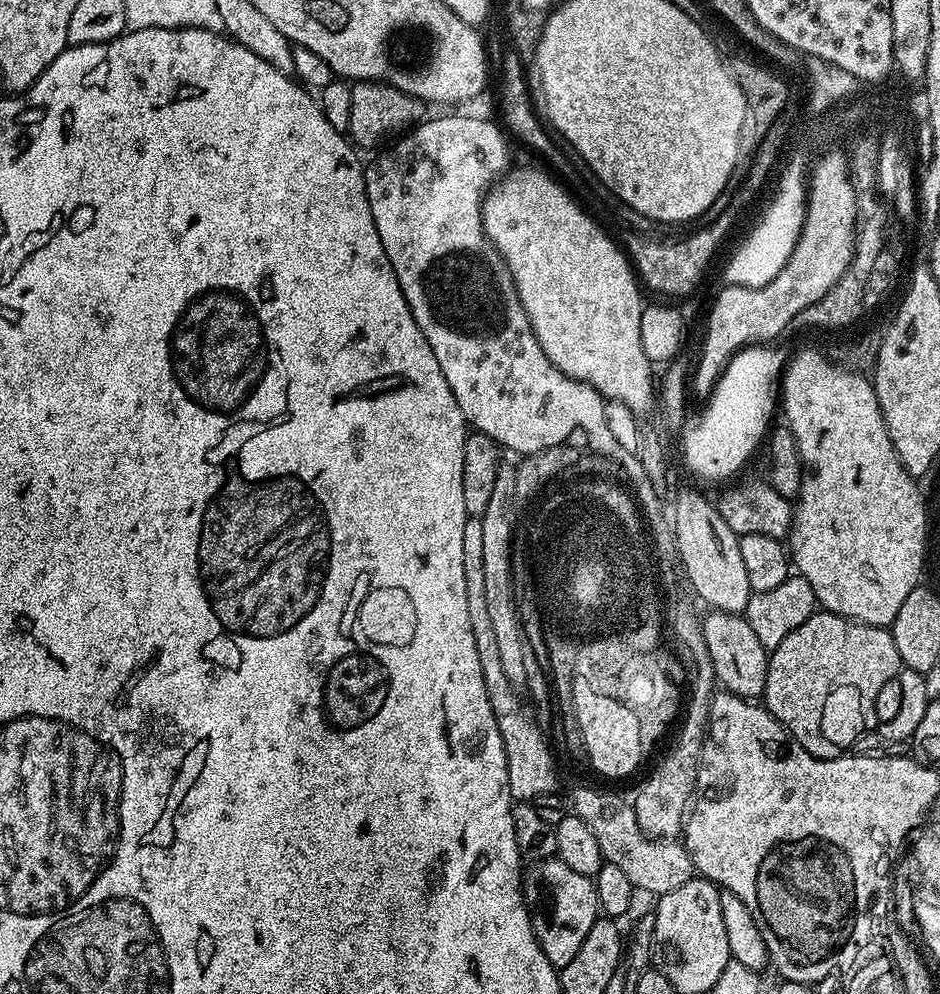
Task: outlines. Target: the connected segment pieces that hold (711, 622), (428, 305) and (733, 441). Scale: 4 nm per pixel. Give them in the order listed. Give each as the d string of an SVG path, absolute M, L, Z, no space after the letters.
M709 611L701 619L702 632L713 662L716 681L729 695L754 700L761 697L766 686L769 651L755 636L755 631L743 615L732 612Z
M436 116L433 120L426 120L417 123L411 131L401 135L395 143L388 146L393 146L393 148L385 147L379 153L381 156L376 161L364 168L364 185L366 186L366 198L370 202L370 210L374 214L374 226L378 226L378 238L382 238L382 250L386 250L386 258L390 258L390 266L398 278L398 286L402 286L402 294L414 314L414 322L418 322L422 334L426 334L426 342L430 342L430 350L434 350L434 358L438 358L438 366L442 366L442 374L446 374L446 382L454 394L454 402L458 402L458 410L462 410L465 421L475 431L486 434L501 449L507 450L509 448L512 452L520 452L521 457L571 441L573 439L571 436L581 428L585 438L588 439L589 446L598 455L613 460L633 482L639 482L642 478L639 460L634 452L627 452L622 450L622 446L618 446L618 442L610 430L610 425L606 423L604 397L599 392L595 392L589 384L584 384L581 380L575 380L562 374L562 370L558 370L558 366L554 366L554 362L550 362L550 358L546 358L542 346L538 346L538 338L534 338L534 330L530 326L530 322L526 318L526 310L518 298L514 277L484 232L480 205L484 203L484 198L498 174L507 173L510 168L508 144L504 141L505 133L502 131L501 125L499 123L496 125L492 120L483 120L480 116Z
M767 343L762 344L749 344L746 348L741 348L739 352L736 353L735 356L732 357L732 361L724 368L724 372L721 374L720 379L717 380L716 385L712 388L711 396L707 397L706 403L708 404L704 408L704 413L701 414L700 417L697 418L696 424L694 422L689 423L688 427L688 437L682 440L682 447L684 447L684 460L688 463L688 468L693 472L694 475L697 476L700 480L728 480L731 481L733 477L732 475L735 472L740 472L744 468L744 463L747 462L748 459L751 458L752 455L756 452L756 447L759 446L760 443L765 443L766 437L770 432L770 425L773 423L772 415L777 415L778 412L778 397L782 392L782 377L784 374L784 370L786 367L786 355L784 356L784 352L780 348L772 348L776 346L769 346Z

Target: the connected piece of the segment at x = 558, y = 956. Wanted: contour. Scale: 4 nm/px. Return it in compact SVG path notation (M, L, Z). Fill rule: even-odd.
M558 858L538 860L523 869L522 887L524 905L528 907L532 929L538 938L538 946L542 946L542 954L550 958L557 970L564 968L566 962L578 954L578 946L582 946L590 926L594 926L602 912L593 877L577 874Z

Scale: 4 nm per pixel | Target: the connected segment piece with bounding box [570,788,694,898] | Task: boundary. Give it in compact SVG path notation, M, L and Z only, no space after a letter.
M576 788L572 792L570 808L575 816L586 822L586 826L590 826L594 838L598 838L598 846L605 861L618 866L637 889L645 888L653 892L653 897L659 898L670 890L678 890L678 886L686 886L686 882L694 879L692 859L687 847L676 838L645 838L633 805L628 800L624 801L612 792L599 792L596 788Z

